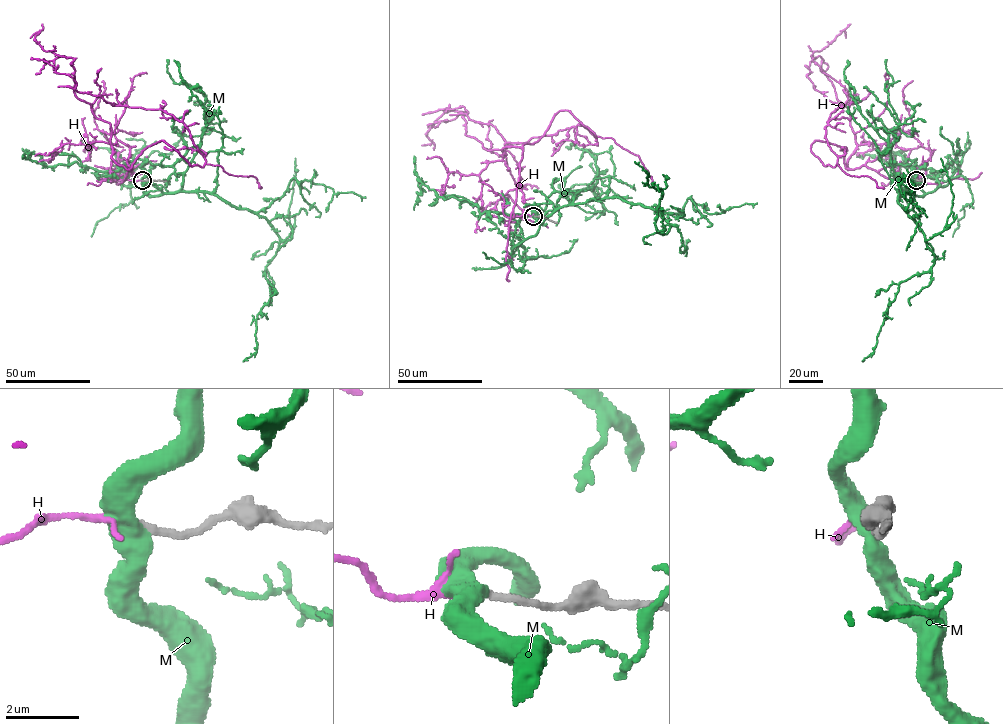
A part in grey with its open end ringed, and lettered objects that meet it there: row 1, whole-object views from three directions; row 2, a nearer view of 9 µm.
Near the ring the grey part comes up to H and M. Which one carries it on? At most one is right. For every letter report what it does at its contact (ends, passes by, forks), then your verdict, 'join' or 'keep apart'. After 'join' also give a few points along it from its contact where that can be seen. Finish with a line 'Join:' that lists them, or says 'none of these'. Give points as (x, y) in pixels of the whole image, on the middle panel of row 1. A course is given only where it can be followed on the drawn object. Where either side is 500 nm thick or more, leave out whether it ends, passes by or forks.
H: it passes by; join; it runs (533, 216), (513, 213), (523, 145), (560, 111), (587, 127), (506, 142), (464, 107), (422, 114)
M: keep apart
Join: H

